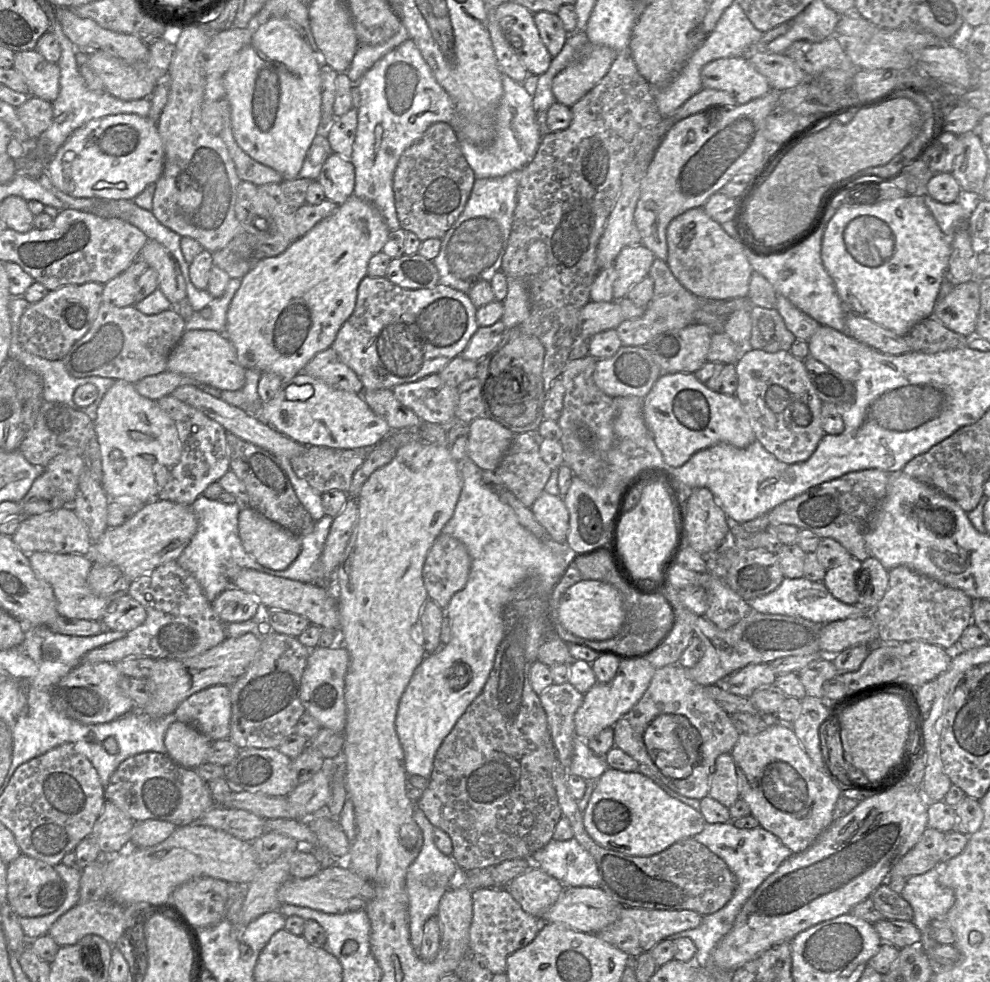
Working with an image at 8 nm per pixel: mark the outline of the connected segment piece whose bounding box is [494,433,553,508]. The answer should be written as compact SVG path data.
M521 433L515 435L494 472L525 507L531 508L544 491L552 470L541 458L534 437Z

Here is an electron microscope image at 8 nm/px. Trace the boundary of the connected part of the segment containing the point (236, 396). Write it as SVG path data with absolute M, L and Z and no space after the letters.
M246 369L244 386L235 391L221 391L220 399L258 418L260 399L257 393L262 372Z

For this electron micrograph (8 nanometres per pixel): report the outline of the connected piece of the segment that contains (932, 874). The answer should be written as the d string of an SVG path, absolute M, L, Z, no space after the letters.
M935 868L921 875L911 876L907 878L906 886L900 894L913 909L911 922L921 933L918 946L925 952L940 945L929 936L930 923L934 919L945 919L955 902L953 890L939 883L939 875L940 868Z

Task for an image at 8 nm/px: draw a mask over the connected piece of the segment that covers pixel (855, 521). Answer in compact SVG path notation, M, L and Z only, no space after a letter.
M867 469L824 482L769 511L770 527L790 524L810 530L821 538L838 541L852 557L865 561L871 557L864 539L866 526L871 514L886 496L890 480L888 472Z

